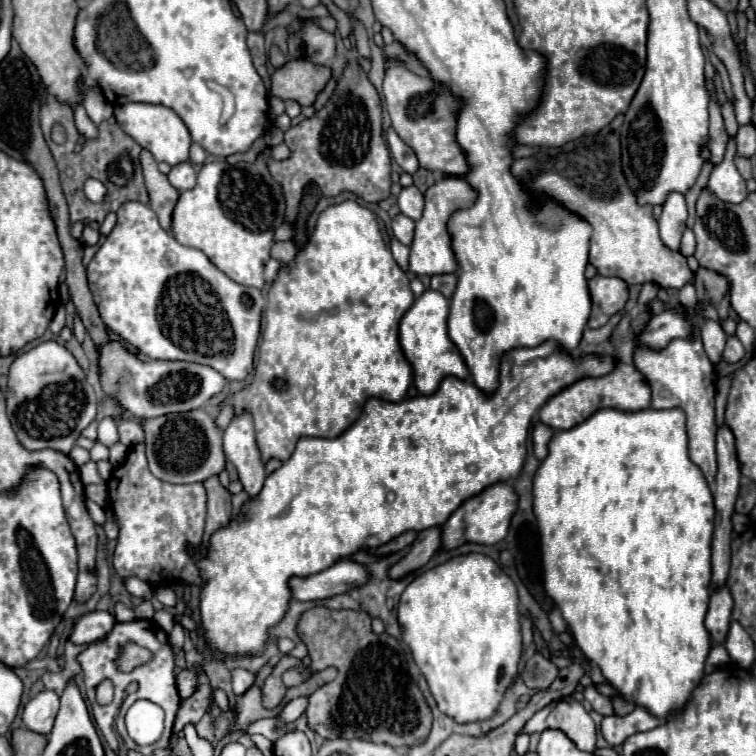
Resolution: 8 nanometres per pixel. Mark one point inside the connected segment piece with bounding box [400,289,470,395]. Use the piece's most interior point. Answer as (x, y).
(423, 335)

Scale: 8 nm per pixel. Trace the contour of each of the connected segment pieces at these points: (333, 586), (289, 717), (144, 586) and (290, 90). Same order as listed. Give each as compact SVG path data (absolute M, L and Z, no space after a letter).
M344 559L316 575L292 577L290 589L296 601L312 601L312 599L330 599L334 595L348 593L366 583L368 583L366 567L356 561Z
M298 697L298 699L290 701L290 703L282 709L280 717L282 717L284 721L296 721L296 719L306 711L306 707L308 707L308 697Z
M128 577L126 581L124 581L124 585L126 585L126 589L134 595L134 597L142 597L142 599L150 599L152 595L154 595L154 591L152 591L152 587L146 583L146 581L142 581L142 579L138 579L138 577Z
M306 57L288 61L272 73L272 95L284 101L294 99L300 105L312 105L330 79L330 69L302 59Z

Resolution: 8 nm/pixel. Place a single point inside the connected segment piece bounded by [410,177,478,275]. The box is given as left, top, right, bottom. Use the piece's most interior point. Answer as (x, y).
(431, 252)

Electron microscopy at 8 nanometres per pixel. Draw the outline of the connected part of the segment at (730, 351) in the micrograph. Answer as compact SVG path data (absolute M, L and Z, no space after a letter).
M732 335L732 337L726 339L726 349L724 349L722 357L724 357L728 363L738 363L738 361L744 357L744 347L742 347L742 343L738 341L736 335Z

